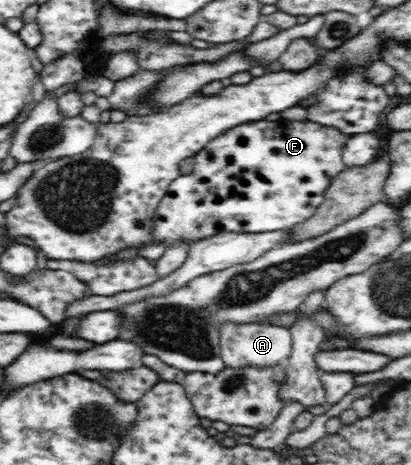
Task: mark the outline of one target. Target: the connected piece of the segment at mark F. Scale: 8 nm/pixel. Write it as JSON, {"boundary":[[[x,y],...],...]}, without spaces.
{"boundary":[[[282,116],[275,121],[263,119],[234,126],[207,142],[195,154],[193,172],[172,179],[168,192],[157,206],[155,226],[150,231],[151,241],[127,248],[146,248],[152,244],[167,248],[179,243],[191,246],[198,240],[226,232],[287,231],[315,215],[332,180],[347,169],[342,158],[347,138],[347,134],[339,133],[333,127],[309,120],[290,121]]]}

